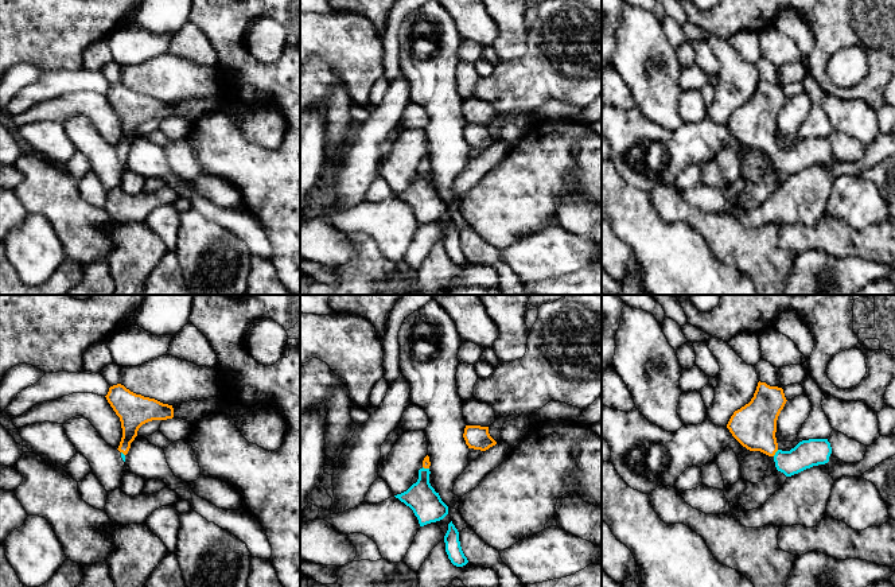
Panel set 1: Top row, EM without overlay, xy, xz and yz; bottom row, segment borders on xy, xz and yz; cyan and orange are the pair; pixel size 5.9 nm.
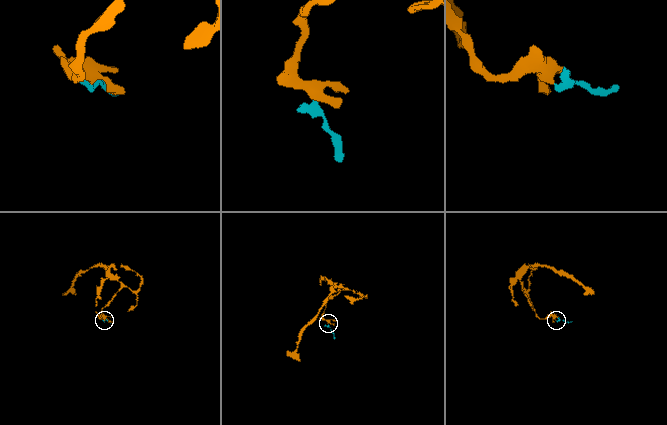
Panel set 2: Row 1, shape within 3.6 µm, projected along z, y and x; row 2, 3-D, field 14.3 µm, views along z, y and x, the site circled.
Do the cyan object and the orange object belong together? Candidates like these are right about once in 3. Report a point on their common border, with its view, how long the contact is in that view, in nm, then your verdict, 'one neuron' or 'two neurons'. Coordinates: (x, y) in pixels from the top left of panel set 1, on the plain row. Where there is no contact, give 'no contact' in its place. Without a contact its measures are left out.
meets cyan in yz at (775, 151); contact 50 nm long; one neuron

